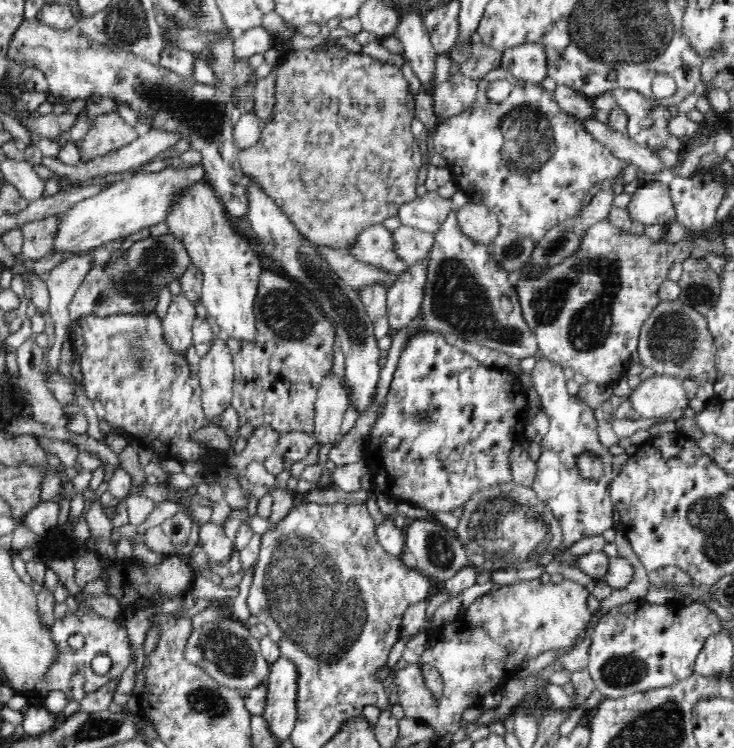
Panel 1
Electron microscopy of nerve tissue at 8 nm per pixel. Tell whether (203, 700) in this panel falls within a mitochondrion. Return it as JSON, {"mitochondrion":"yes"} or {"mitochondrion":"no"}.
{"mitochondrion":"yes"}

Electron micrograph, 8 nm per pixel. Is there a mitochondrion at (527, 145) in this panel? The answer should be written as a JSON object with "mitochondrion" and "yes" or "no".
{"mitochondrion":"yes"}

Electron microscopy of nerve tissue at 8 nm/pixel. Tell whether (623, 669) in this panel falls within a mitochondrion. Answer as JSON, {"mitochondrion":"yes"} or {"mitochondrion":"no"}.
{"mitochondrion":"yes"}

